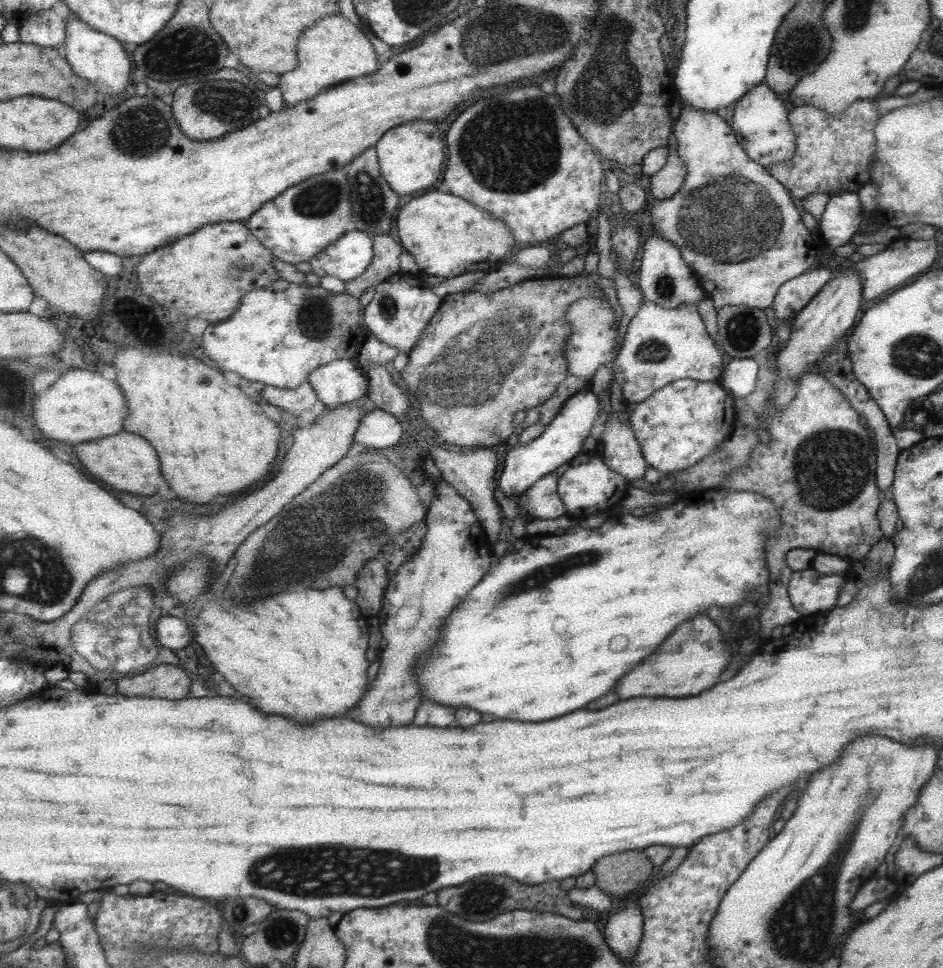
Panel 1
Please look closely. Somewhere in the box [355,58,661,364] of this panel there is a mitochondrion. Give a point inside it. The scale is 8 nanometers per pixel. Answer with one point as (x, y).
(486, 139)

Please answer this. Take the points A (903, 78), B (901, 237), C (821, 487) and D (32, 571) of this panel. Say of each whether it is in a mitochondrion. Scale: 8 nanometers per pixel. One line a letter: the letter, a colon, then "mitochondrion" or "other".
A: other
B: other
C: mitochondrion
D: mitochondrion

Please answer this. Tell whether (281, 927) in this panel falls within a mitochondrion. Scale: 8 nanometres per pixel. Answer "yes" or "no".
yes

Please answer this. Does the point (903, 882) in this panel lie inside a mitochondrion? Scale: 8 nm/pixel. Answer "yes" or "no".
no

